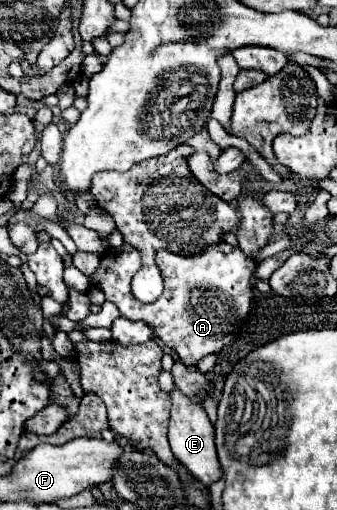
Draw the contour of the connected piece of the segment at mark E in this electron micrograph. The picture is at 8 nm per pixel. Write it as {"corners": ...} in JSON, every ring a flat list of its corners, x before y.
{"corners":[[181,389,171,391,171,419,169,419,169,443,175,459,205,487,209,487,213,481,217,481,223,471,219,467,219,459,215,453,215,429,205,413,205,409,189,399]]}

